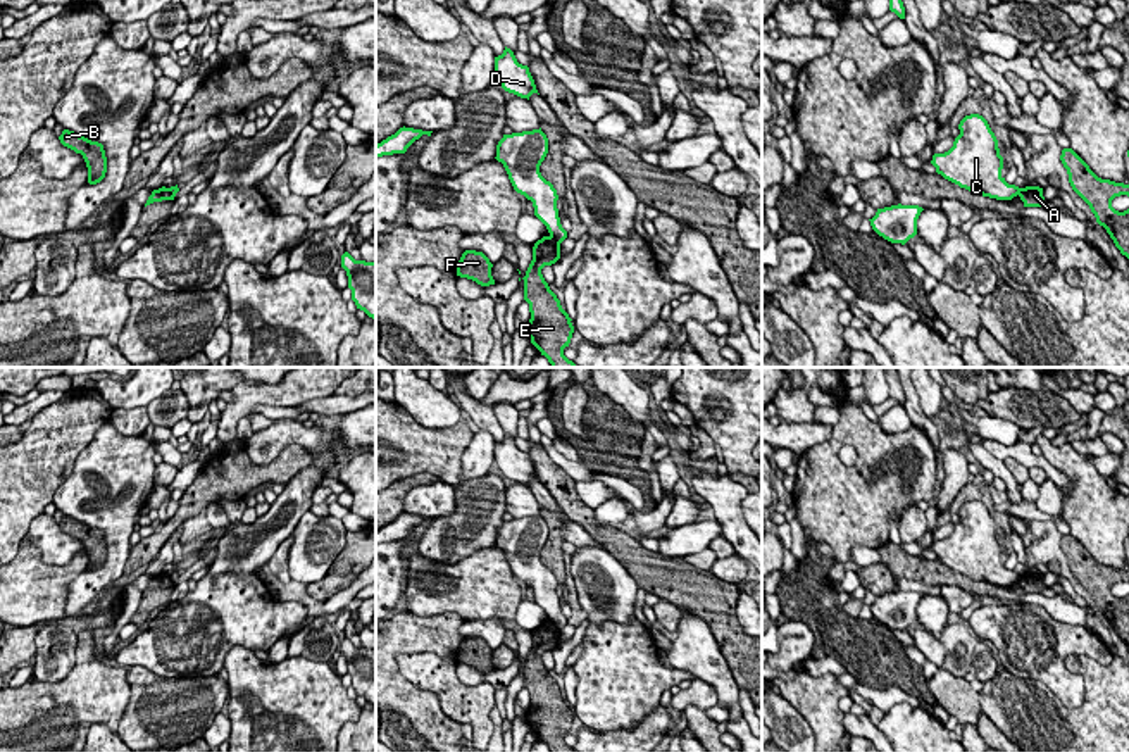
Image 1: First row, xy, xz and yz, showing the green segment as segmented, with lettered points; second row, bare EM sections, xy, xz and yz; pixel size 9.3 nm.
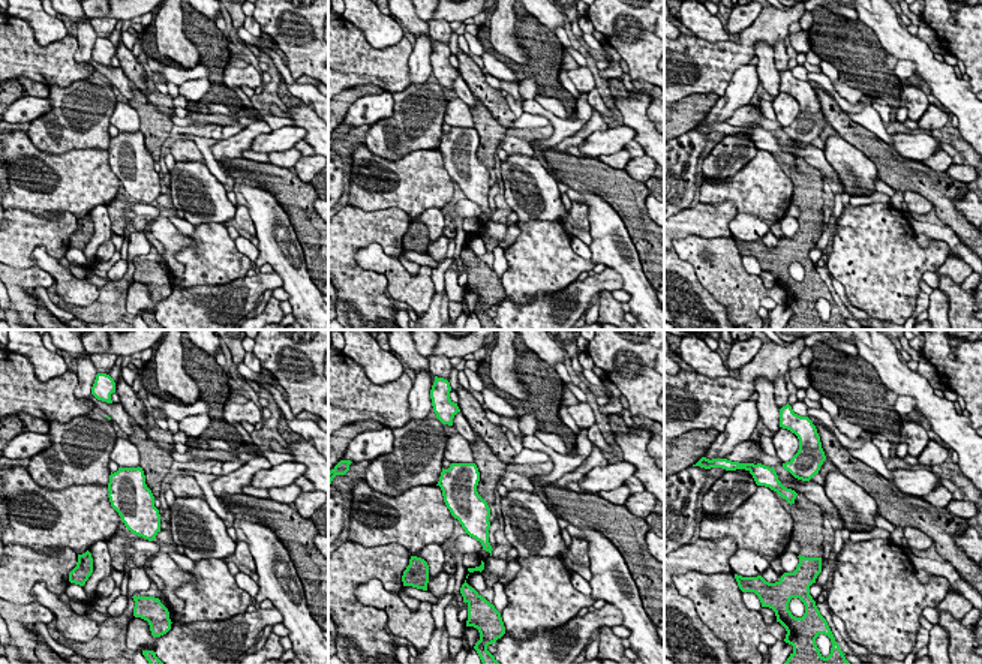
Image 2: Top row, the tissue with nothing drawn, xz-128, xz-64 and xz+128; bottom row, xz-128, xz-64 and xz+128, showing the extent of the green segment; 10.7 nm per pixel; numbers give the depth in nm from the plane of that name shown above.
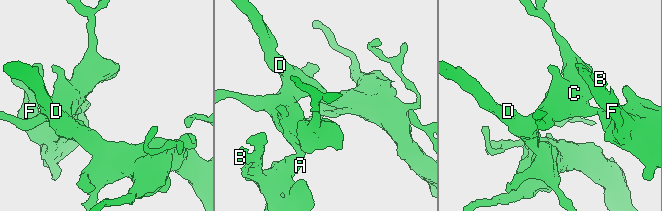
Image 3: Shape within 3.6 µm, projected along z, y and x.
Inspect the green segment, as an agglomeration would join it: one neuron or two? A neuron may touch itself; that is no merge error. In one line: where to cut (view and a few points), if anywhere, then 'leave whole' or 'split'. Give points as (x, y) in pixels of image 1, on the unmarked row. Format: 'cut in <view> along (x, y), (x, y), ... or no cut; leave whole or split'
cut in xz along (550, 621), (559, 630); split

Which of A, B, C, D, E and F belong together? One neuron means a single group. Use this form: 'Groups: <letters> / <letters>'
Groups: A B E F / C D

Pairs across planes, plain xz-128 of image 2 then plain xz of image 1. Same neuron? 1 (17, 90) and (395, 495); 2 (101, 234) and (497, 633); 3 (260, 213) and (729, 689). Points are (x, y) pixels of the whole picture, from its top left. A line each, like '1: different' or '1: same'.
1: same
2: same
3: same

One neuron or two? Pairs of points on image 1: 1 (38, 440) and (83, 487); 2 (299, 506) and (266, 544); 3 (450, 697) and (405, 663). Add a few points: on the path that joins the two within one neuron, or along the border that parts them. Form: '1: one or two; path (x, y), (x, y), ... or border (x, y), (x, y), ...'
1: two; border (92, 440), (78, 456), (71, 475), (50, 501)
2: one; path (290, 514), (274, 535)
3: one; path (442, 685), (428, 671), (417, 668)

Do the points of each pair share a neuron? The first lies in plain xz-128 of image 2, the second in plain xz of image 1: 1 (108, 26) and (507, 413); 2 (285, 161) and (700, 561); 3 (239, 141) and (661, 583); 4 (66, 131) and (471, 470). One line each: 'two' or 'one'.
1: one
2: one
3: two
4: two

